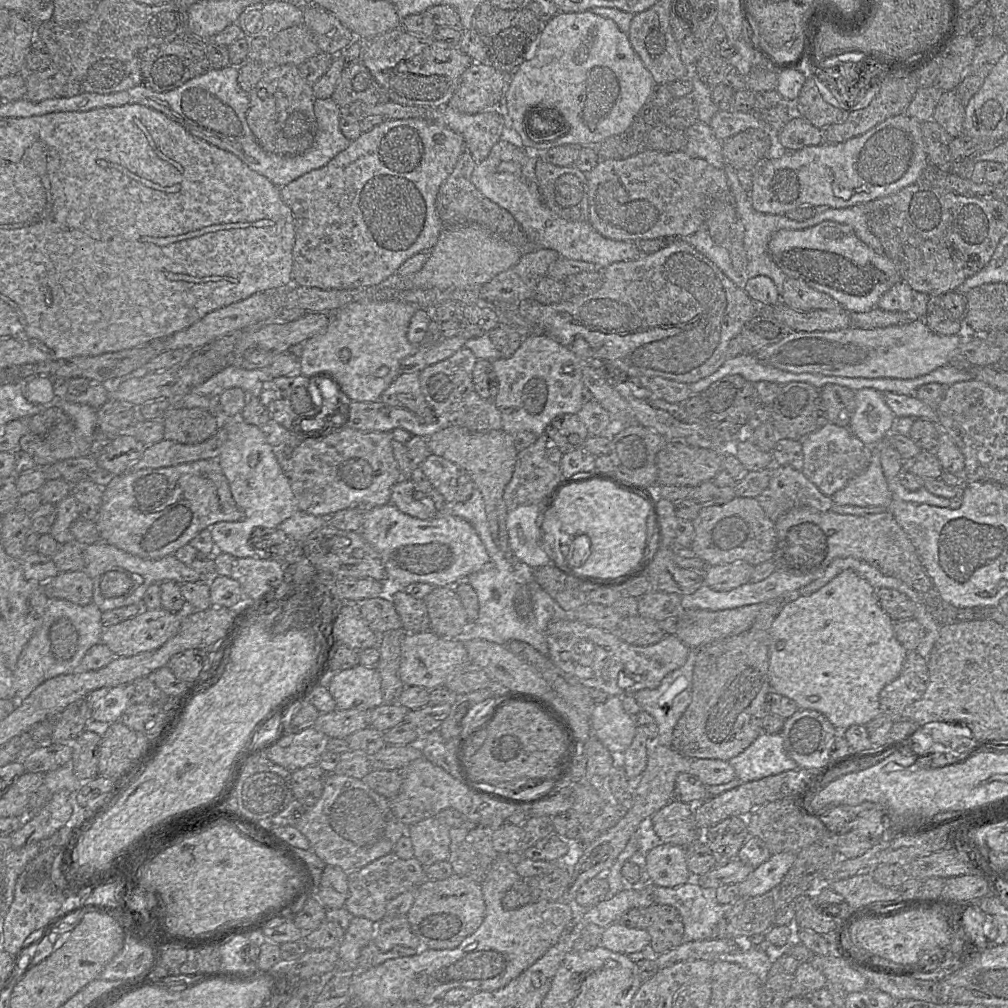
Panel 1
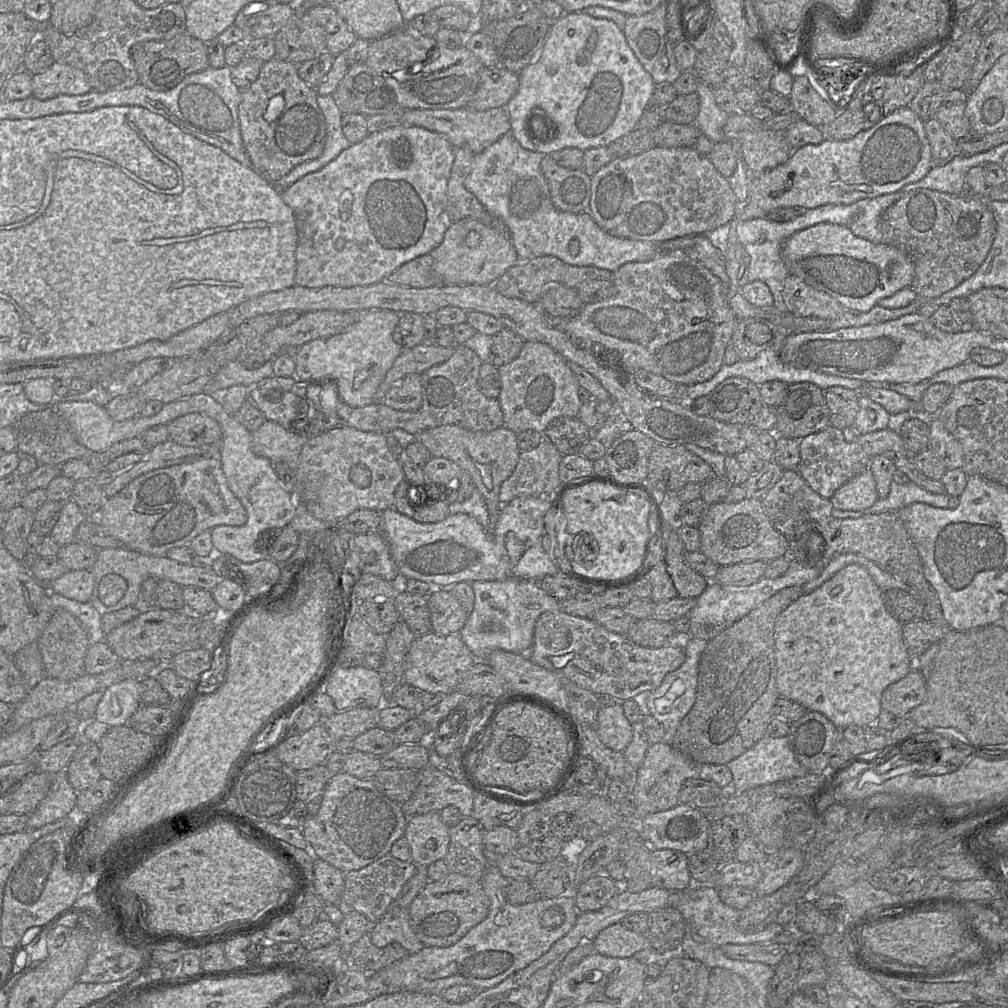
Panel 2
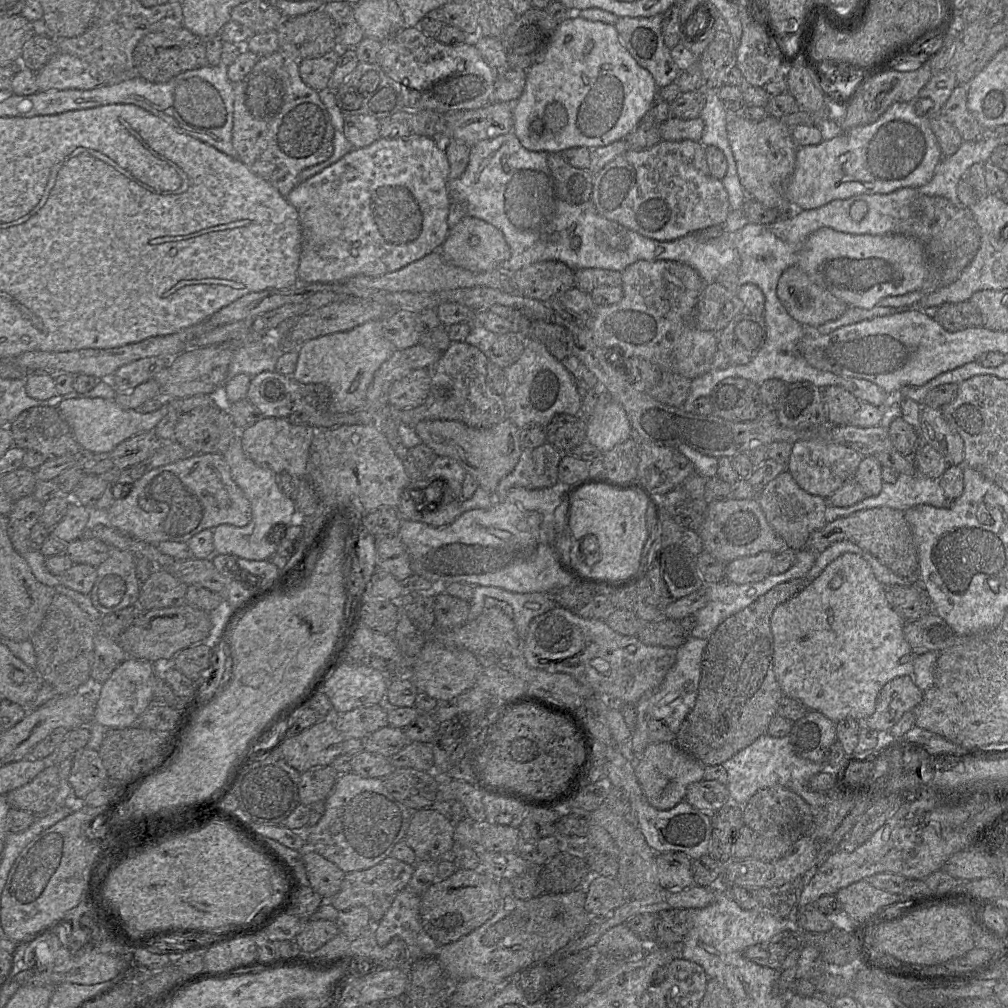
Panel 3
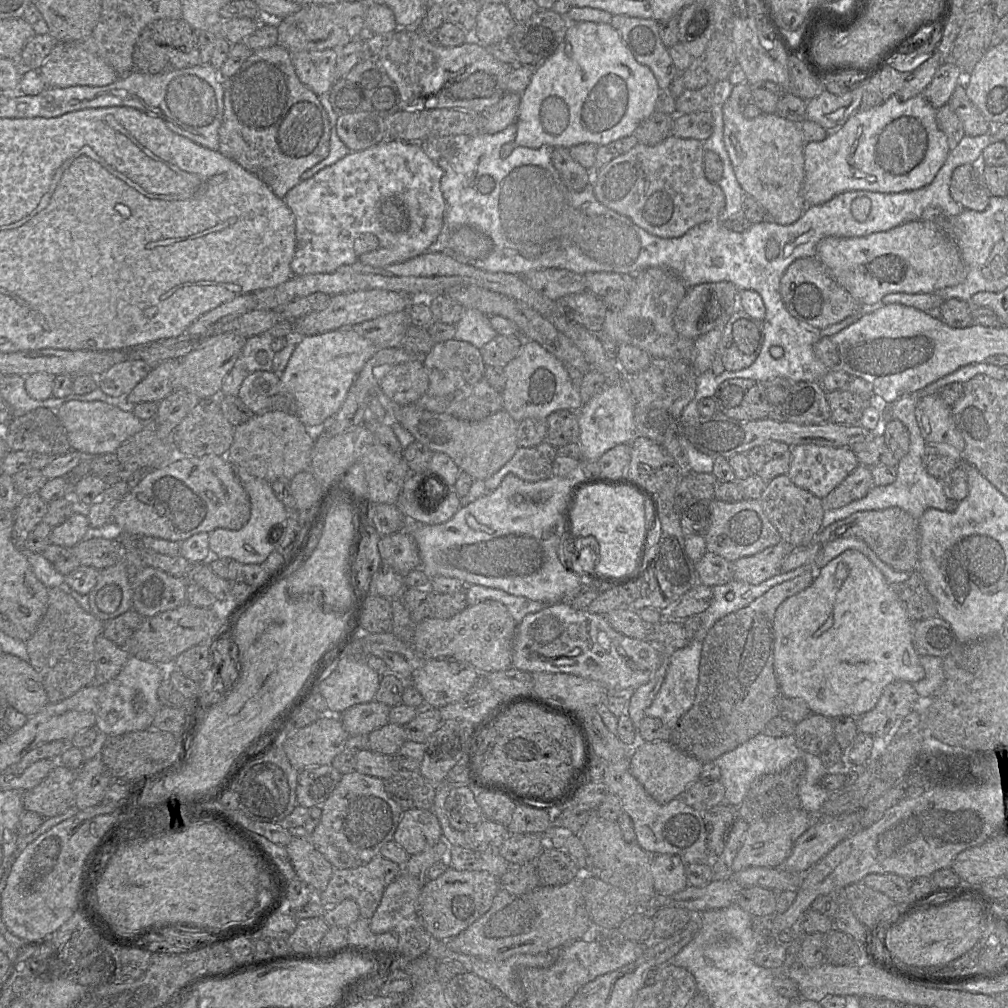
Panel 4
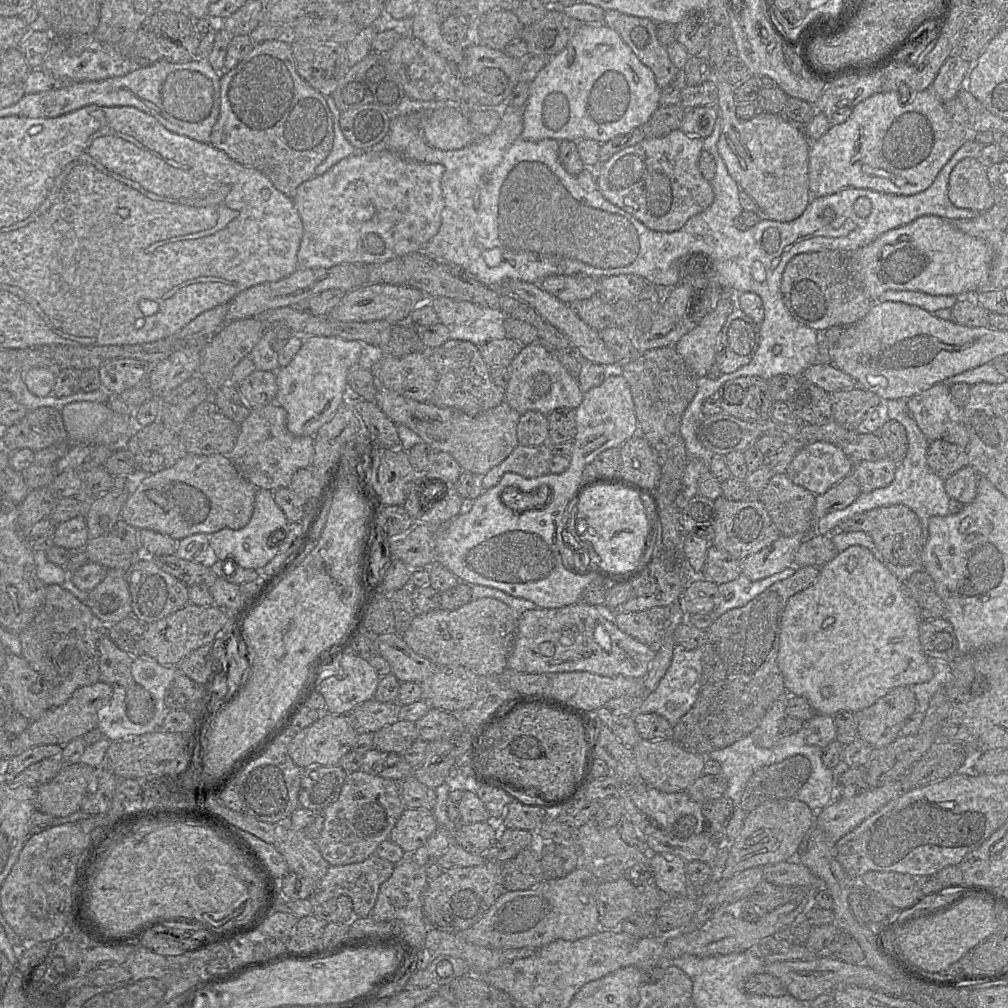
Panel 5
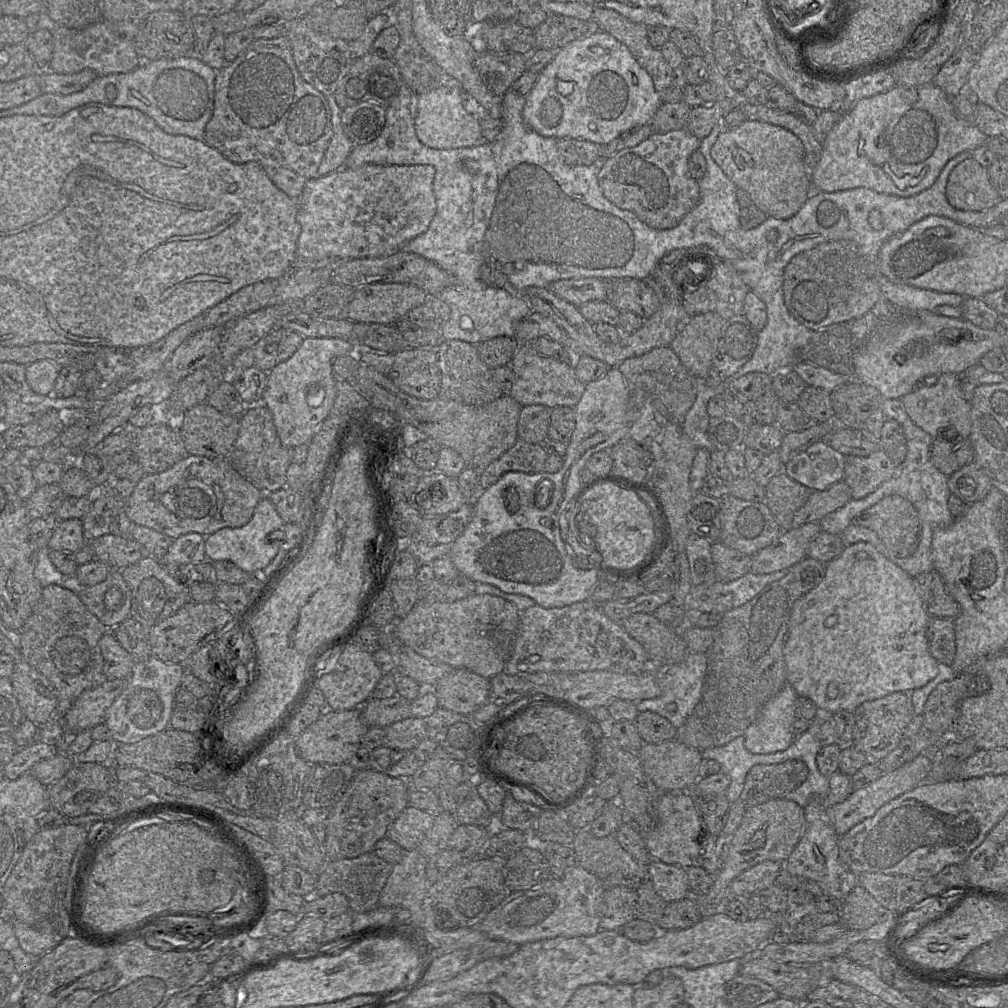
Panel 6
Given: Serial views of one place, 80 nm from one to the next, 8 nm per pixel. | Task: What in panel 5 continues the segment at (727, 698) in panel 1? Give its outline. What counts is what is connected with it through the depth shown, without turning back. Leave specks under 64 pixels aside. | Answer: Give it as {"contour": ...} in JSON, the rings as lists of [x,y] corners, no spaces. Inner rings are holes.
{"contour":[[[814,566],[796,567],[792,576],[772,584],[745,606],[729,610],[714,620],[706,630],[698,697],[691,709],[673,726],[671,739],[702,755],[725,748],[749,735],[770,705],[788,694],[777,662],[783,613],[789,598],[813,585],[819,574],[820,569]]]}

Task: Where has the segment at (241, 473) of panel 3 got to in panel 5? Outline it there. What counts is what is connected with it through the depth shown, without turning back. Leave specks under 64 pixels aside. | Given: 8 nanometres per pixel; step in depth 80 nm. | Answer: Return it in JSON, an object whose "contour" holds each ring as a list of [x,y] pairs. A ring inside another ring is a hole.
{"contour":[[[258,489],[252,517],[245,527],[239,530],[224,528],[209,535],[210,559],[229,559],[245,569],[262,569],[279,554],[279,547],[286,537],[287,525],[288,520],[276,504],[273,492]]]}

